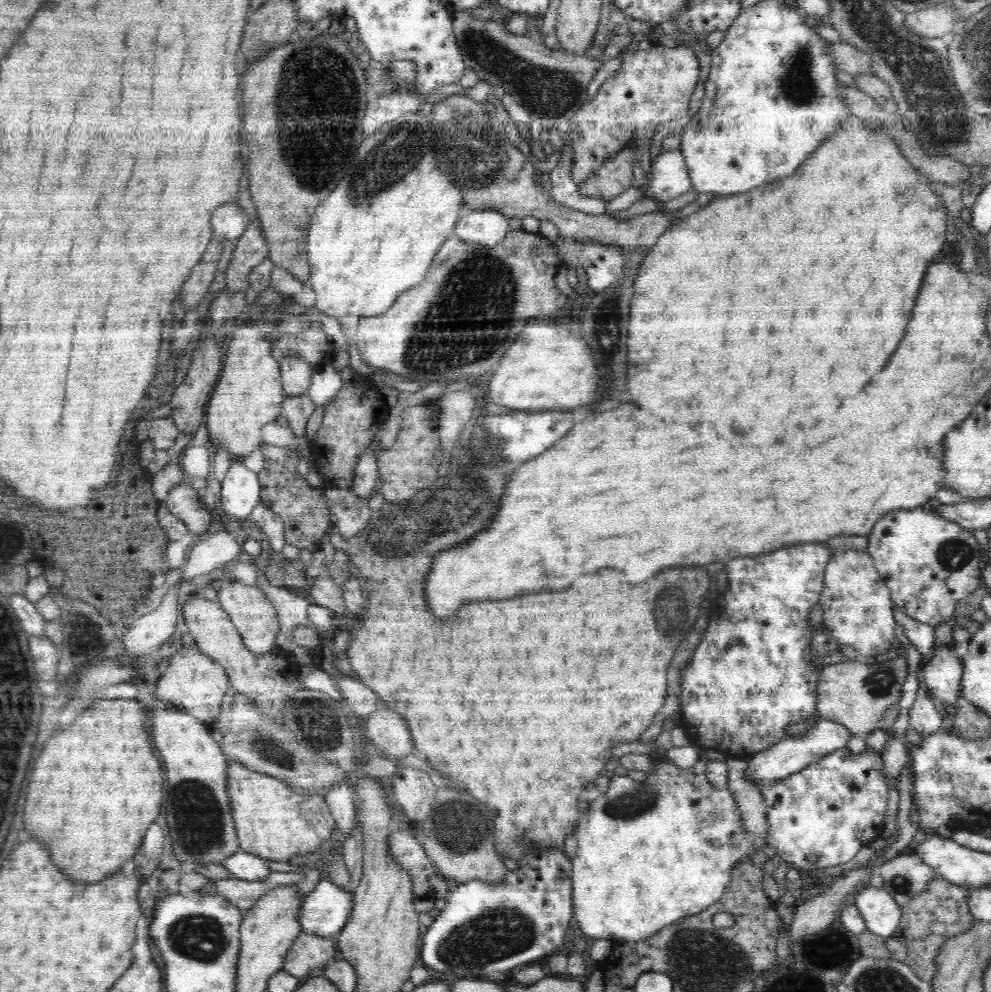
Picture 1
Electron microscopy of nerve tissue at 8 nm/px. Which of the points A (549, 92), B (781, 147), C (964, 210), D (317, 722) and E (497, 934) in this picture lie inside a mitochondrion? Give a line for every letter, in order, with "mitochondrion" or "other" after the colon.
A: mitochondrion
B: other
C: other
D: mitochondrion
E: mitochondrion

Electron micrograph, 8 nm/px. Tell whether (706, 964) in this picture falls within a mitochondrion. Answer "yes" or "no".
yes

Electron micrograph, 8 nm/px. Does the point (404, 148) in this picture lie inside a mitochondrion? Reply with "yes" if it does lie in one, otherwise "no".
yes

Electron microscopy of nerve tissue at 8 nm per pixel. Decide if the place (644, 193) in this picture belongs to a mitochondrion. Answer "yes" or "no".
no

